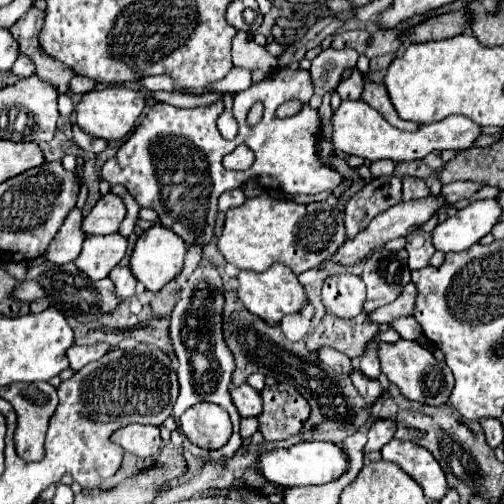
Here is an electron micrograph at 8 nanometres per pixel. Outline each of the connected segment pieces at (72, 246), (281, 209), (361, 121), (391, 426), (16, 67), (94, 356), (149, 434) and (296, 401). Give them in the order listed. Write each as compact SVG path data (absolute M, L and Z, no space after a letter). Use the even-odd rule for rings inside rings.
M73 208L73 212L67 216L67 220L63 222L61 230L57 232L57 236L53 238L53 242L49 244L45 258L53 264L67 264L73 262L79 252L81 252L81 244L87 238L85 232L81 232L81 210Z
M269 194L247 198L241 206L227 210L223 232L217 240L219 252L227 262L239 270L263 272L273 262L289 266L295 274L317 268L345 242L343 214L327 202L313 202L309 206L297 202L275 200Z
M343 100L341 106L333 112L333 142L335 148L345 154L355 154L365 160L395 160L395 162L409 162L421 160L433 150L465 150L479 138L481 128L465 118L465 116L447 116L439 124L421 124L415 132L399 130L391 126L375 108L365 104L363 100Z
M375 420L369 428L369 440L363 448L363 454L369 454L373 450L381 450L383 444L387 444L395 434L395 422L393 420Z
M19 54L19 58L17 58L17 62L13 64L11 72L15 72L17 76L31 76L31 74L35 72L35 64L31 62L31 58L29 58L29 56Z
M73 344L67 350L67 358L71 362L71 368L77 372L85 364L99 360L107 352L109 352L109 344L93 344L93 346L77 346L77 344Z
M129 424L113 432L111 440L119 444L125 452L131 452L139 458L157 456L161 450L161 436L157 426L141 426L141 424Z
M289 384L265 386L261 390L263 412L257 416L259 432L267 442L285 440L301 430L309 418L309 402Z

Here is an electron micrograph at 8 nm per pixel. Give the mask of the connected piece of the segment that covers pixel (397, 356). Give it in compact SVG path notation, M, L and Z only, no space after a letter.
M399 340L395 344L381 344L379 346L379 360L381 360L381 372L389 376L389 380L399 386L401 394L409 400L431 404L431 406L443 406L449 400L449 392L453 390L453 372L445 362L439 362L433 358L429 350L425 350L421 344L411 340Z

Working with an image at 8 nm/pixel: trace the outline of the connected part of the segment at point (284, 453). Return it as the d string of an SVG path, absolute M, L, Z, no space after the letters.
M301 442L291 448L263 450L259 454L259 474L275 486L309 486L309 484L327 484L337 480L347 470L347 456L343 448L331 442Z

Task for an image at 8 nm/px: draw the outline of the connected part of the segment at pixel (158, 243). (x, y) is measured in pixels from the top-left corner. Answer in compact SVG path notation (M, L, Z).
M155 224L137 238L135 250L131 254L131 270L147 290L157 292L183 270L185 250L187 250L185 242L181 238L177 238L173 230L165 228L163 224Z

